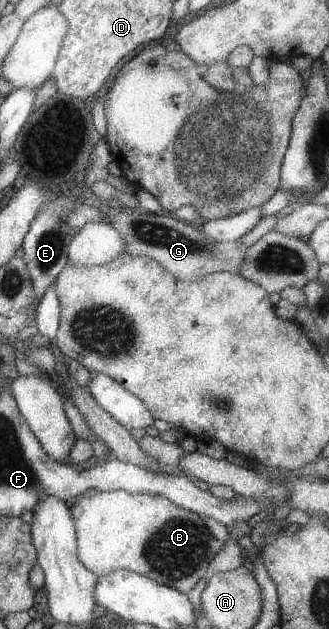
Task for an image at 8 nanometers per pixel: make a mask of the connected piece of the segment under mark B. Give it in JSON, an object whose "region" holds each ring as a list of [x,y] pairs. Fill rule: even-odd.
{"region":[[[97,491],[89,498],[76,500],[69,508],[69,514],[75,528],[77,560],[97,576],[109,574],[111,570],[124,569],[186,594],[199,579],[205,577],[207,564],[223,546],[207,532],[203,518],[175,506],[159,494]]]}

